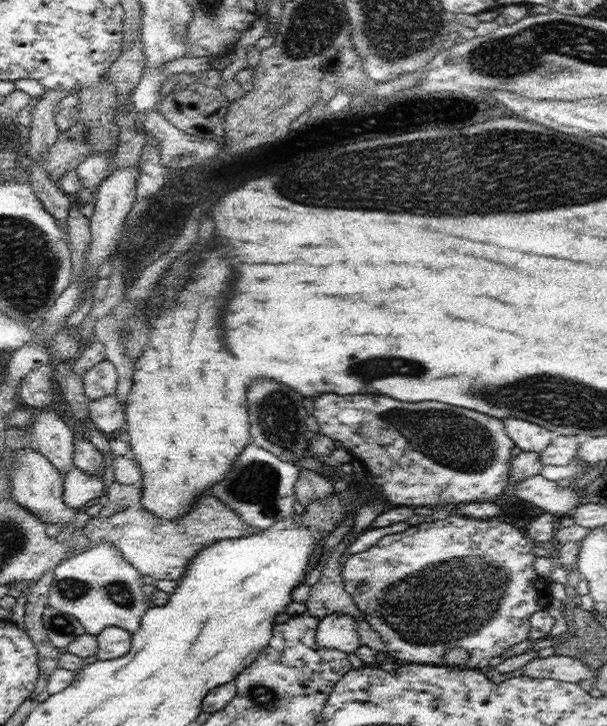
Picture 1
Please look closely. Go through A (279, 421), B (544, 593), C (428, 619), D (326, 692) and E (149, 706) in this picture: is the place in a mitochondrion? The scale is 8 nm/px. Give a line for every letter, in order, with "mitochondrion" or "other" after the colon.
A: mitochondrion
B: other
C: mitochondrion
D: other
E: other

